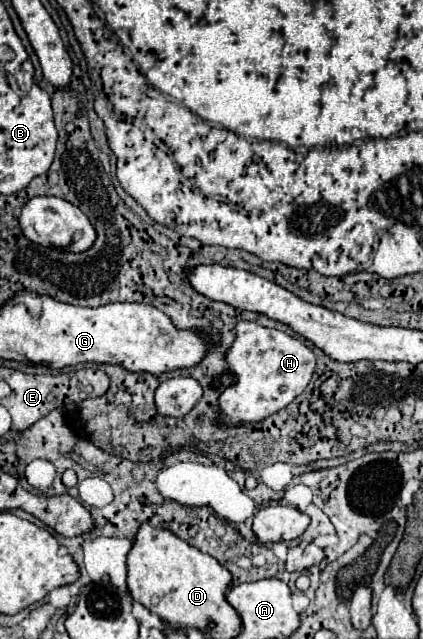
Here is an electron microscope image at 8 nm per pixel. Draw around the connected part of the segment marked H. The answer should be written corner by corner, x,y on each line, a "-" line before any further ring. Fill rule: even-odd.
238,322
236,342
228,352
228,366
236,376
236,382
220,394
218,412
220,424
232,428
262,422
264,418
286,408
306,390
316,358
300,338
292,338
276,328
264,328
256,322

